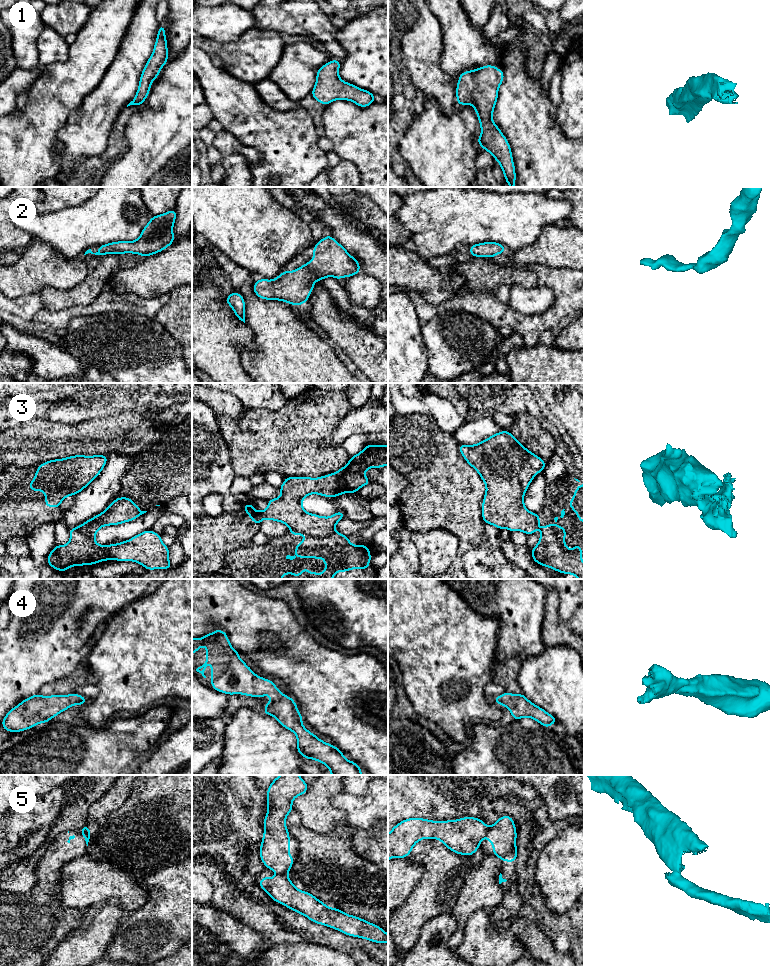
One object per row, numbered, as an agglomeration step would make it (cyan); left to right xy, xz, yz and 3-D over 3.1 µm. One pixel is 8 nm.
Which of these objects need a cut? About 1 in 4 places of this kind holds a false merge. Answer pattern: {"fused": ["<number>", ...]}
{"fused": ["3", "5"]}

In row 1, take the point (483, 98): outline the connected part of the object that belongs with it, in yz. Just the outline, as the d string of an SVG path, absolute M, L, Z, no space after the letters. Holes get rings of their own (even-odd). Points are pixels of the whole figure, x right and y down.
M494 65L464 71L458 78L456 98L458 105L470 104L474 107L481 126L481 136L477 138L477 144L499 162L506 183L515 187L516 173L510 145L492 119L498 89L503 80L503 70Z

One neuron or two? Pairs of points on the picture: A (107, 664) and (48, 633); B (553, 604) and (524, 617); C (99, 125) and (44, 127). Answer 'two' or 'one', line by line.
A: two
B: two
C: two

